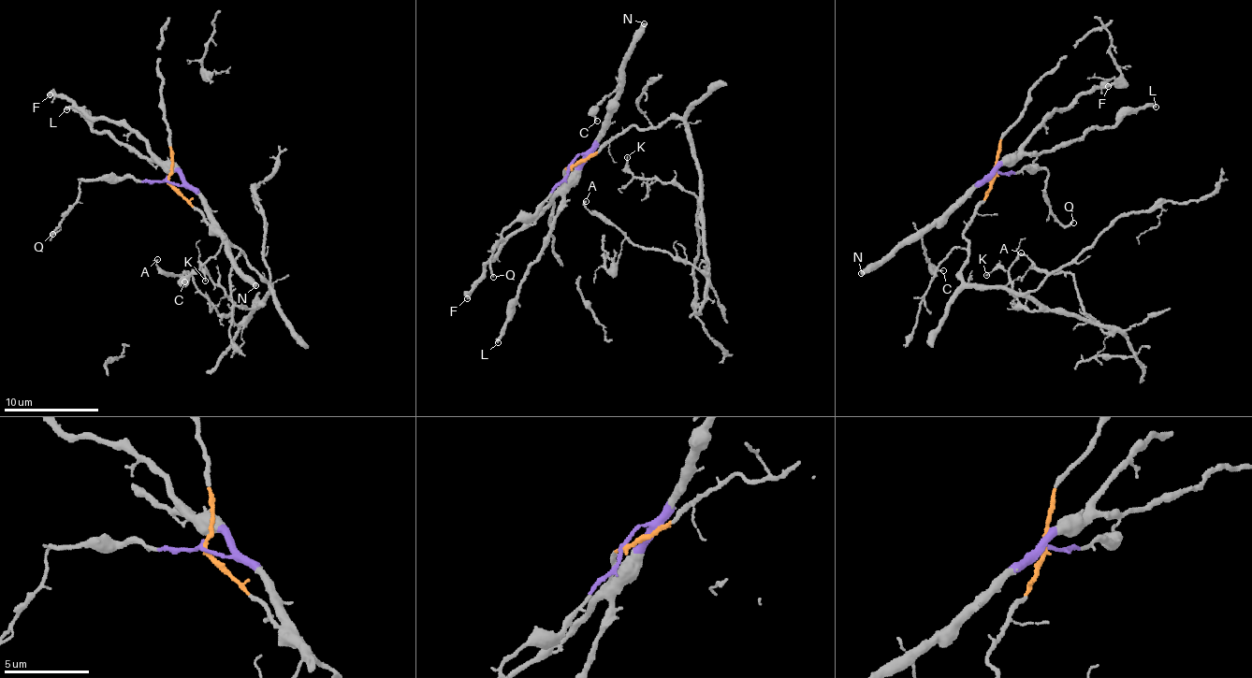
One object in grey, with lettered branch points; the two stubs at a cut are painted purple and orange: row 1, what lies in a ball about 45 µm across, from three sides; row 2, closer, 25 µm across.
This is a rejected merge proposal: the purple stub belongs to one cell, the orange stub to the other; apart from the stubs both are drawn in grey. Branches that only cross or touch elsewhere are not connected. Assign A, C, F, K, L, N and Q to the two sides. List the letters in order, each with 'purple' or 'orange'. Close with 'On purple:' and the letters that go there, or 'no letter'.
A: orange
C: purple
F: purple
K: orange
L: purple
N: purple
Q: purple
On purple: C, F, L, N, Q

